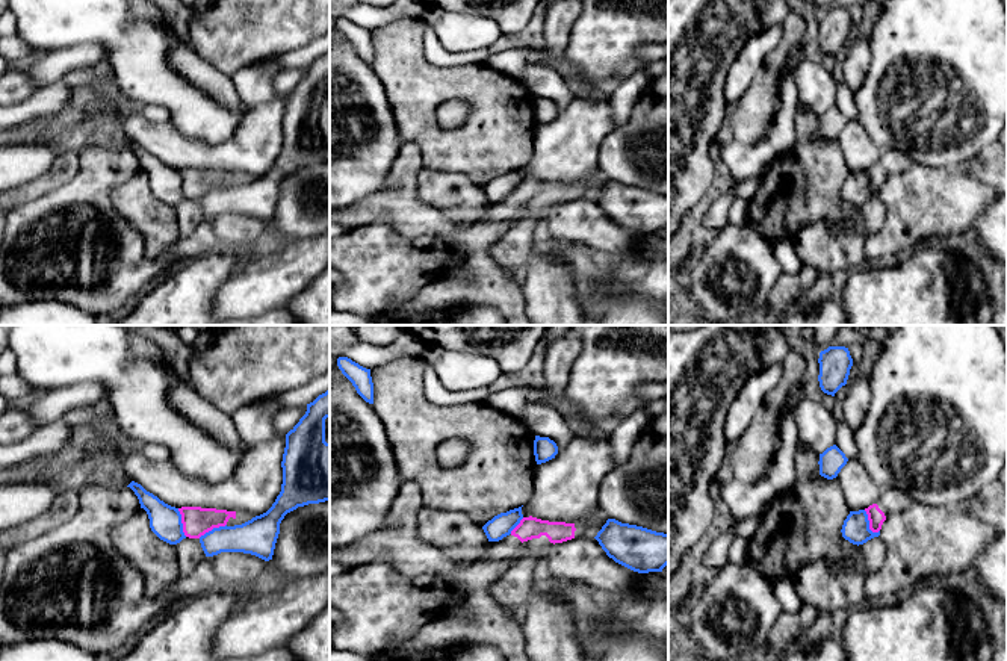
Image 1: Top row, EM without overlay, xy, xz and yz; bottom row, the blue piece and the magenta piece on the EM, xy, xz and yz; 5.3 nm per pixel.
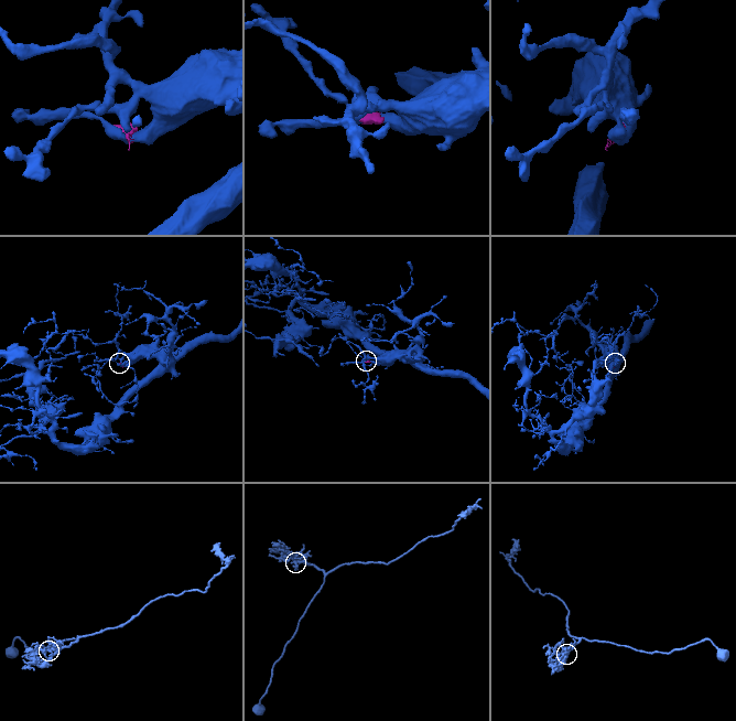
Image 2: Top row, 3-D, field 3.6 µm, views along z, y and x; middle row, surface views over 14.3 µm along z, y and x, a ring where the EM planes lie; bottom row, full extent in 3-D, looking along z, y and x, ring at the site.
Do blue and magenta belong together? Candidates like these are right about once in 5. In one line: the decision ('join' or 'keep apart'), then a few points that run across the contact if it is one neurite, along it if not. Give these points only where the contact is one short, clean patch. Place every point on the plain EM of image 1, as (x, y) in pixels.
keep apart | yz (864, 171), (868, 188), (877, 194)

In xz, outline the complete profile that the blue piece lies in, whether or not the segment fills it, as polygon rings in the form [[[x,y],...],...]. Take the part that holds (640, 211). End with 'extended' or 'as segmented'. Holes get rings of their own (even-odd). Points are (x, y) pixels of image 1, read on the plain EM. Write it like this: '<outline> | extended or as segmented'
[[[608,180],[594,200],[609,219],[634,233],[662,233],[668,225],[668,195]]] | as segmented

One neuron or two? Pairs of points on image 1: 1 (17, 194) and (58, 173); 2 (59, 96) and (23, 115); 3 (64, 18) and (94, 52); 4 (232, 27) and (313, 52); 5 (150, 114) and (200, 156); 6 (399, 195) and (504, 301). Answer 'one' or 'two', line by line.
1: one
2: one
3: two
4: two
5: two
6: one

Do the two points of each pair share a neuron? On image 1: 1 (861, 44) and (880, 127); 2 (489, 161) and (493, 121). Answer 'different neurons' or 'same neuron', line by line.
1: different neurons
2: same neuron

